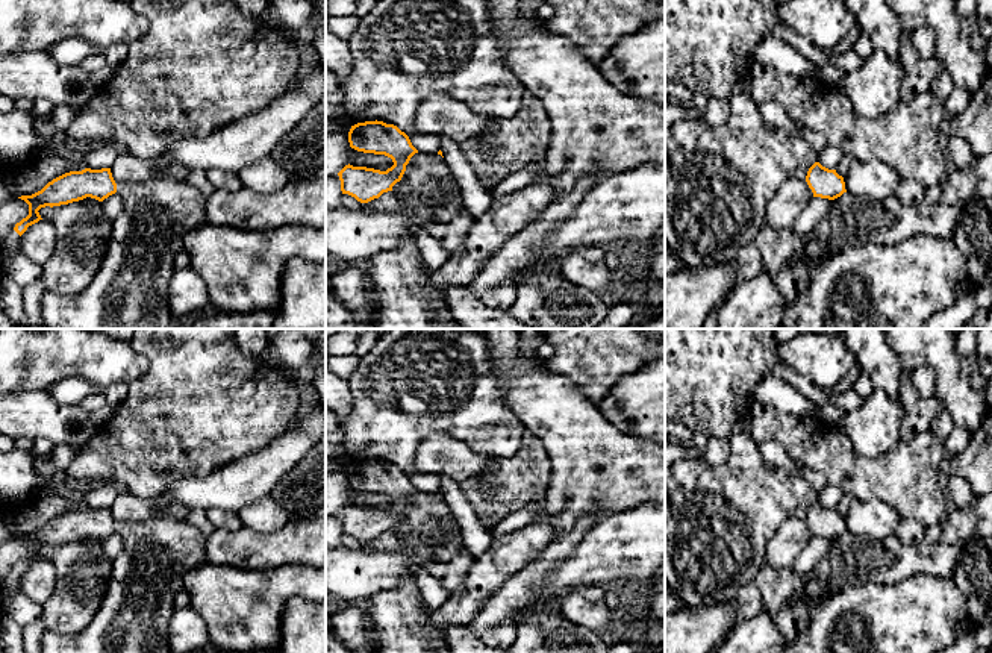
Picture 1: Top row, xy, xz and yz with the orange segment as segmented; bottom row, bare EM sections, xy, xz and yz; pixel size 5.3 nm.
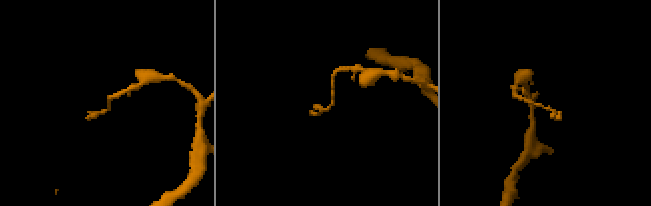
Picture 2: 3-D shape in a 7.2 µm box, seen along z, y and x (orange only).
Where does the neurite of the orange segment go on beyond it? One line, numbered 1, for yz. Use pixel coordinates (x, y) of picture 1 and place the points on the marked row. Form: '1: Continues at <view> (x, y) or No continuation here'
1: No continuation here

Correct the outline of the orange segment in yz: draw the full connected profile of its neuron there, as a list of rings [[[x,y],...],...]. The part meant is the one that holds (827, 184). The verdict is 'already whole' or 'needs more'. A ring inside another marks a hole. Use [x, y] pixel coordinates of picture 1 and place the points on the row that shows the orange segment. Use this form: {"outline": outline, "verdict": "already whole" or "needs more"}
{"outline": [[[815,162],[809,168],[806,182],[813,192],[813,197],[834,200],[847,192],[844,177],[839,176],[836,170],[828,170],[819,162]]], "verdict": "already whole"}

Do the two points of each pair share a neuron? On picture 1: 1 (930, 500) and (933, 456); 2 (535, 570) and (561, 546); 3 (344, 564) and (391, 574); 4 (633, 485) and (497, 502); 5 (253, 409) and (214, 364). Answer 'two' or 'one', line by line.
1: one
2: one
3: one
4: two
5: one

